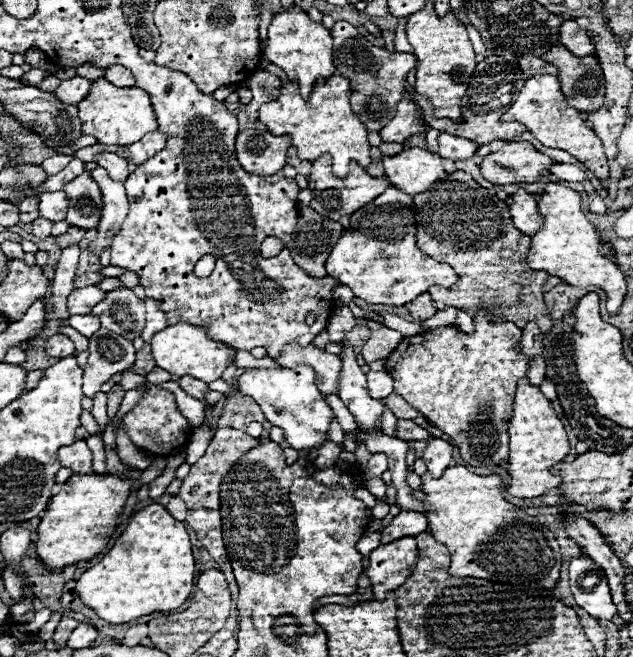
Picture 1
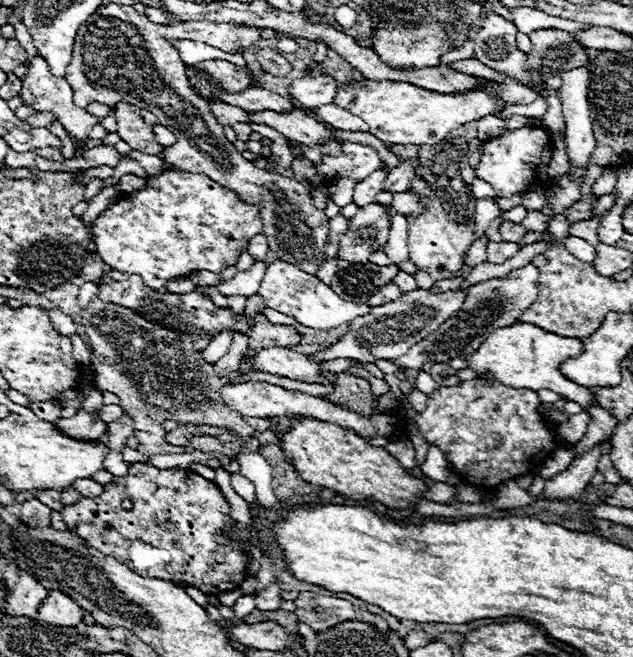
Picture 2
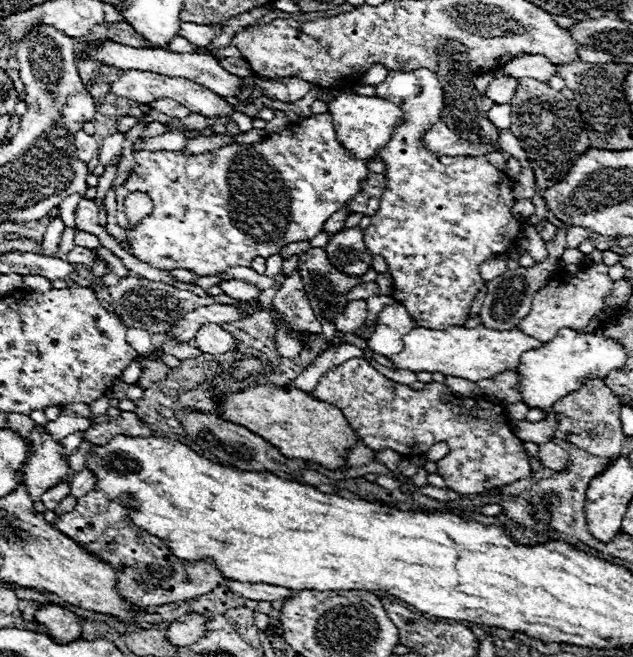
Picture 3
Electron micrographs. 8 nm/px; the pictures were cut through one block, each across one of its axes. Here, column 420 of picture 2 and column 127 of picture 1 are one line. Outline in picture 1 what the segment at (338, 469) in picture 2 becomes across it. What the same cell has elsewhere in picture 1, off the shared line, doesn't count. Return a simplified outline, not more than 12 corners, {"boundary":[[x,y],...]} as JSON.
{"boundary":[[76,474],[36,530],[48,570],[96,558],[130,480]]}

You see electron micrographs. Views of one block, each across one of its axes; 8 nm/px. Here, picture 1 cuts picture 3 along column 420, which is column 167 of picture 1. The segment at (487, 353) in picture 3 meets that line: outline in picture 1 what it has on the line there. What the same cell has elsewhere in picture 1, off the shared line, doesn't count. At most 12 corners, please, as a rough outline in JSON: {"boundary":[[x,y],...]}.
{"boundary":[[174,324],[154,334],[156,366],[206,384],[234,348],[206,330]]}

